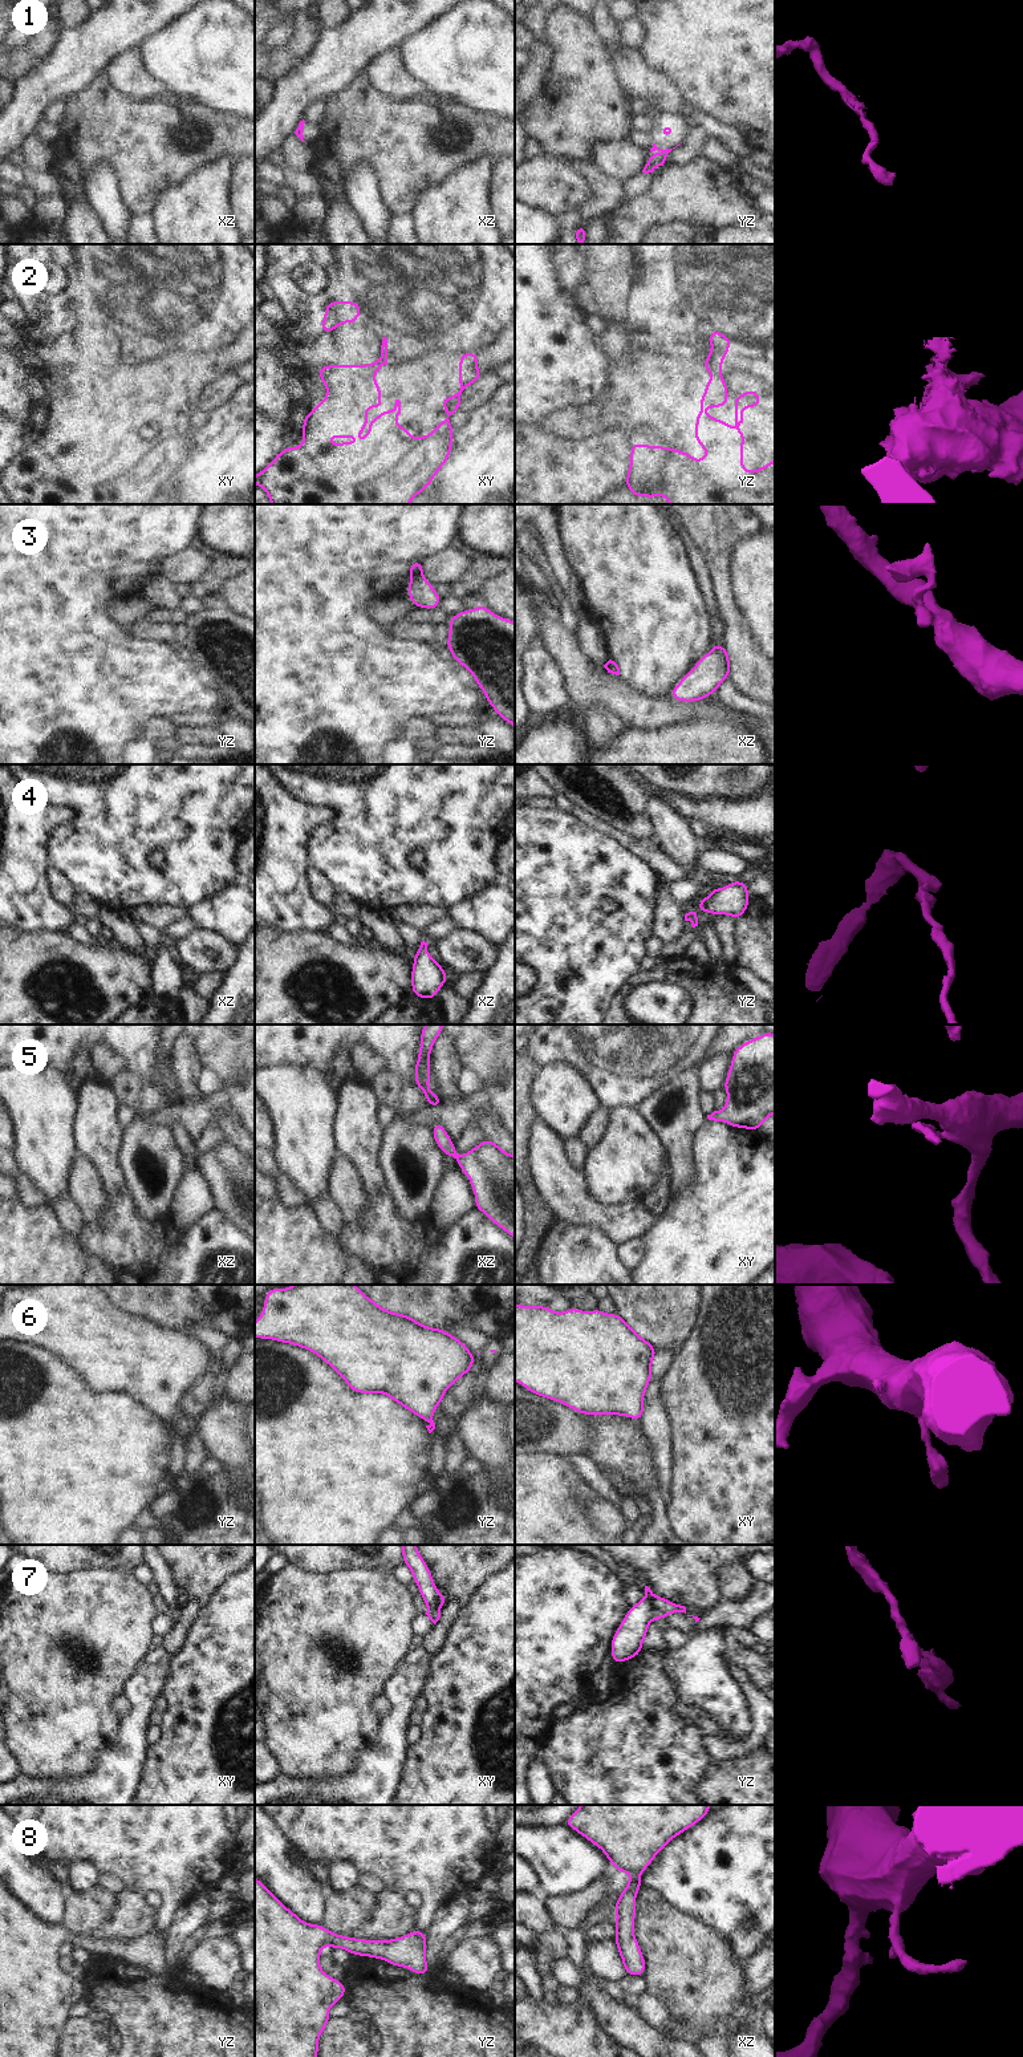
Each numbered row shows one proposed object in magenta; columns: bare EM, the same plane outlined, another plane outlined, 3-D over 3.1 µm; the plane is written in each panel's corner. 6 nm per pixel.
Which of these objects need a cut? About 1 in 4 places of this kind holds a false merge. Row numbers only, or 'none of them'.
2, 3, 7.

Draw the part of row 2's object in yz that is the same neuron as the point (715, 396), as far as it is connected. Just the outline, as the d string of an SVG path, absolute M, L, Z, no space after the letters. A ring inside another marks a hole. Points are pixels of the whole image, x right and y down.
M705 361L702 362L703 369L709 372L713 377L703 389L706 393L701 397L697 406L698 407L726 407L727 406L727 394L730 389L724 384L724 376L715 372L711 365Z

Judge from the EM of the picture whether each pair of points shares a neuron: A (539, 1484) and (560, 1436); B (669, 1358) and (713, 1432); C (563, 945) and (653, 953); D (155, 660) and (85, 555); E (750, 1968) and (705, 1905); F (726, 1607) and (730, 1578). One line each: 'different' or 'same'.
A: different
B: different
C: different
D: same
E: different
F: different

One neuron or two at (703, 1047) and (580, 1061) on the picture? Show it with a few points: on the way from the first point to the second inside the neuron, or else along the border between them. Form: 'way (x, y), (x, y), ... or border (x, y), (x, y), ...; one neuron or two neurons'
way (673, 1047), (611, 1047); one neuron

